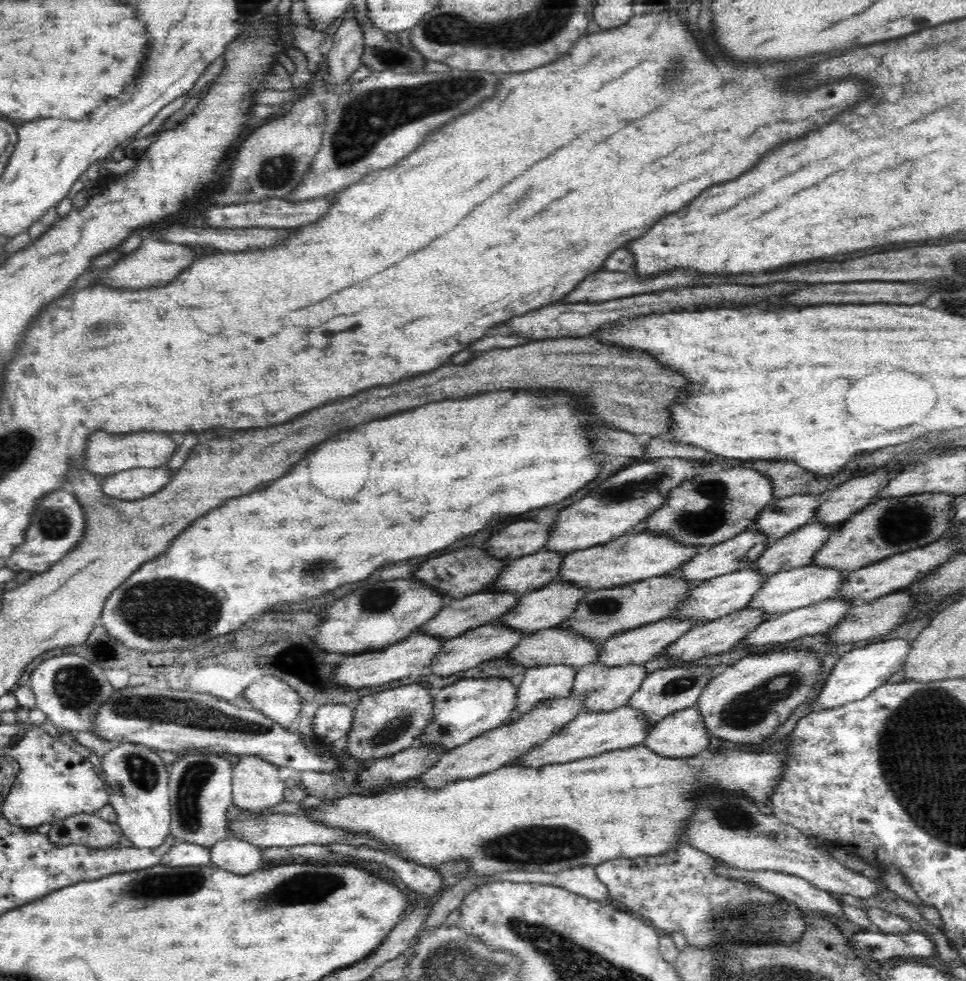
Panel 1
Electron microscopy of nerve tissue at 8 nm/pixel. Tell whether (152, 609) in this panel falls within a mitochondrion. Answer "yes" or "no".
yes

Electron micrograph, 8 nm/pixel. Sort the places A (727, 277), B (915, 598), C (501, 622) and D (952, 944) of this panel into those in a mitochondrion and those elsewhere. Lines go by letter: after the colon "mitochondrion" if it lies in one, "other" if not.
A: other
B: other
C: other
D: other

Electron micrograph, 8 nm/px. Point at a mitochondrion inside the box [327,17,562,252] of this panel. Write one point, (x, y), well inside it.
(388, 55)

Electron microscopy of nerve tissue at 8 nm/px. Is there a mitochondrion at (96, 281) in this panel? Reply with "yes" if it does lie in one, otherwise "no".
no

